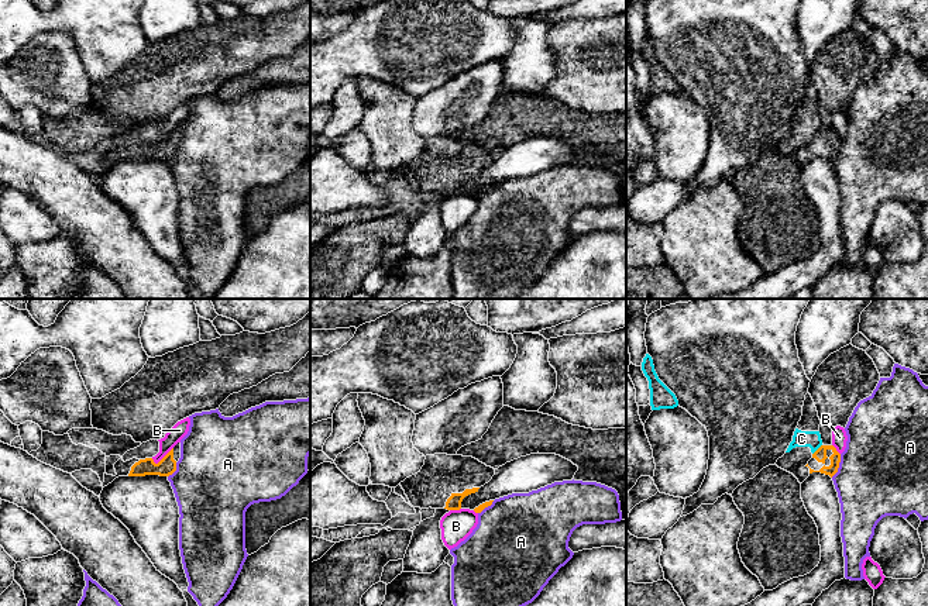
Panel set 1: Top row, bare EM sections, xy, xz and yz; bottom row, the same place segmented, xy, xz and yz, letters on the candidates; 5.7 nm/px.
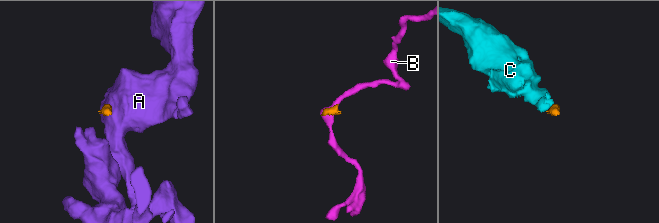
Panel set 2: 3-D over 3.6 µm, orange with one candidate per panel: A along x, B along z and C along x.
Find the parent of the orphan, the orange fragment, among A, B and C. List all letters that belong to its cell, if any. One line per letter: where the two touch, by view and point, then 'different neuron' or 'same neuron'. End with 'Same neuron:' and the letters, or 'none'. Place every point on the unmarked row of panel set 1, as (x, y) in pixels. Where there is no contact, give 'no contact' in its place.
A: meets orange in yz at (838, 150); different neuron
B: meets orange in xy at (164, 141); different neuron
C: meets orange in yz at (817, 134); different neuron
Same neuron: none

